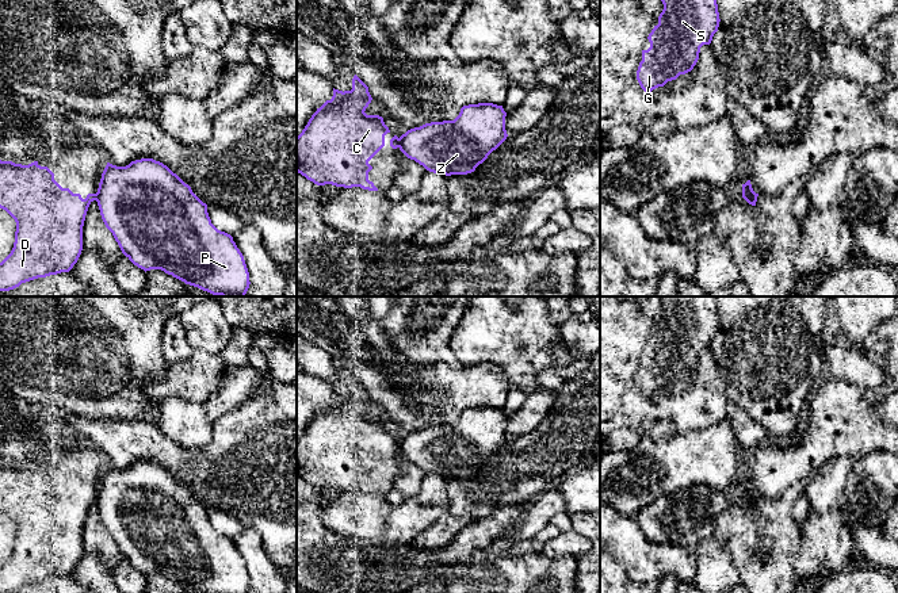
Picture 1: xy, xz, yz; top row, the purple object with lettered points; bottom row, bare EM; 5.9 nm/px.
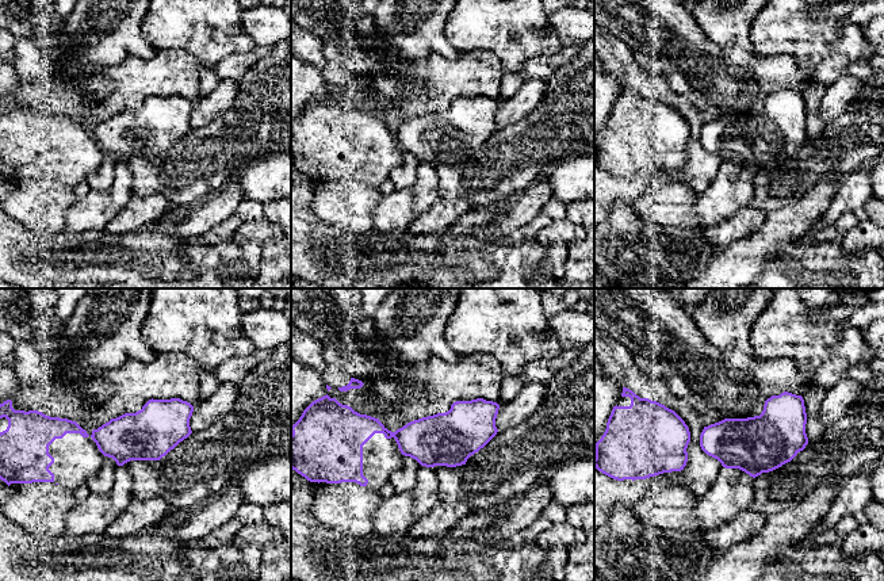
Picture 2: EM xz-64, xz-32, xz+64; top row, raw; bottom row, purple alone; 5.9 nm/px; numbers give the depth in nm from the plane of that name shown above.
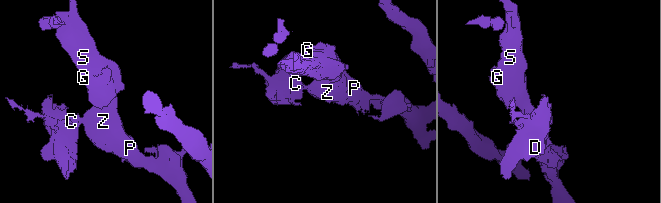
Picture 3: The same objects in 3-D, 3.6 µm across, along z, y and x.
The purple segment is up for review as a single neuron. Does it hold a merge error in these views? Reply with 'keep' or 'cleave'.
cleave

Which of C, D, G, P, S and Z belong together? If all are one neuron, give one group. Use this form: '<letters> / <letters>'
C D / G P S Z

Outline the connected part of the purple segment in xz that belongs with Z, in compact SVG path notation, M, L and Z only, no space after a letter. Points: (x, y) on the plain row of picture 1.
M469 408L454 424L431 425L400 440L400 454L433 477L467 478L508 440L503 409Z

